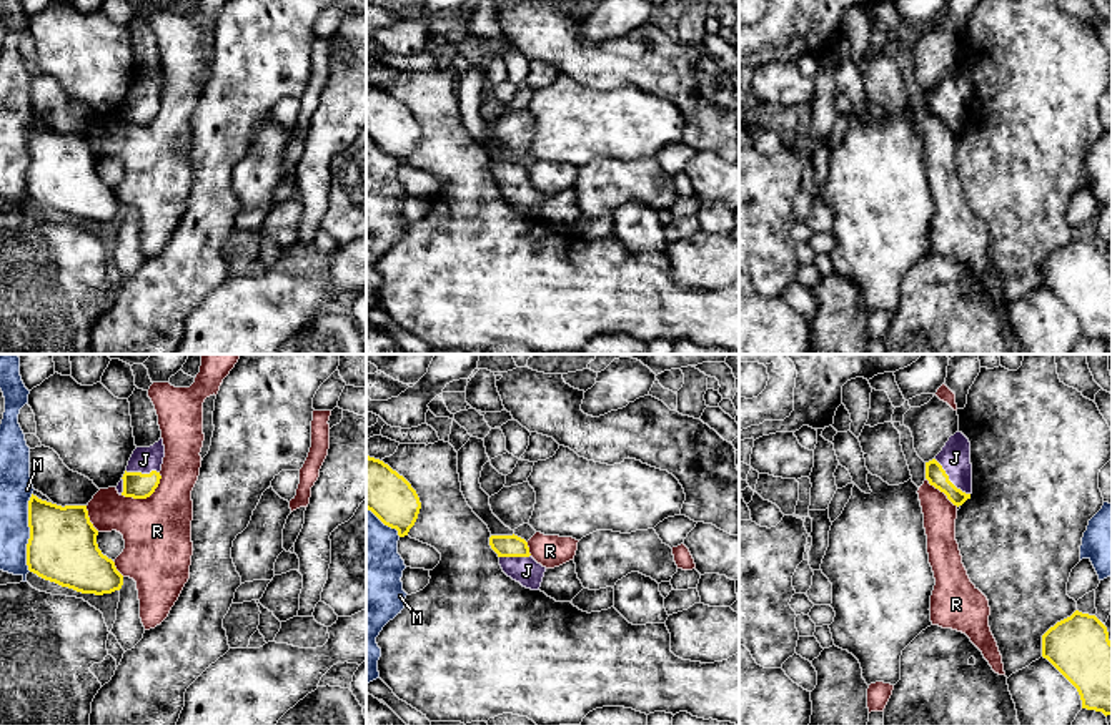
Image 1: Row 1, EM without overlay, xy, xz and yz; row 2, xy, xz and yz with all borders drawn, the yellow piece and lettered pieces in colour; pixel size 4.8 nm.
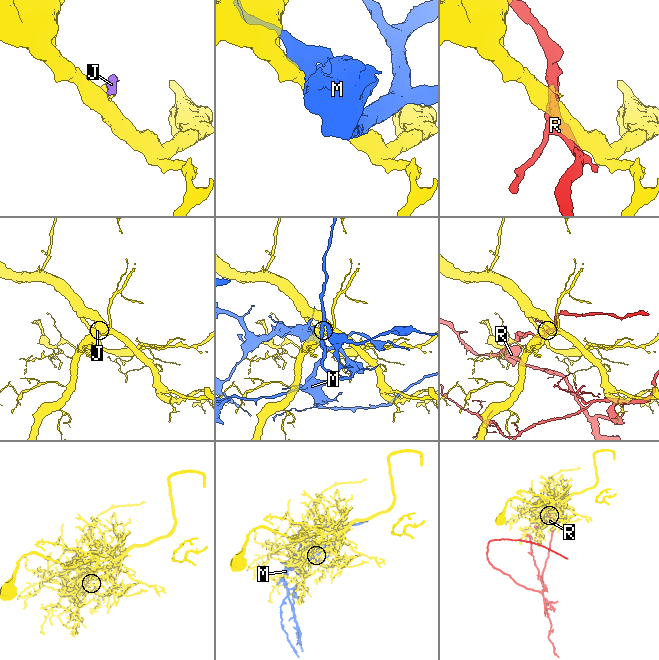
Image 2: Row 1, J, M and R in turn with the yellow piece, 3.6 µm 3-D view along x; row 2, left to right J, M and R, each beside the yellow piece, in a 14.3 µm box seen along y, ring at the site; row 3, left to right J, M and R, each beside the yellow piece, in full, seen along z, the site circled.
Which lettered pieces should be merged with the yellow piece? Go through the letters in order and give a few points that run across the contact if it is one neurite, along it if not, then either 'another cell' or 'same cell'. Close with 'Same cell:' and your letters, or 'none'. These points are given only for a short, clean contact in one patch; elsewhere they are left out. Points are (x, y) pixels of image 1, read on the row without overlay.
J: yz (934, 100), (941, 100), (948, 107), (954, 85) | same cell
M: another cell
R: another cell
Same cell: J

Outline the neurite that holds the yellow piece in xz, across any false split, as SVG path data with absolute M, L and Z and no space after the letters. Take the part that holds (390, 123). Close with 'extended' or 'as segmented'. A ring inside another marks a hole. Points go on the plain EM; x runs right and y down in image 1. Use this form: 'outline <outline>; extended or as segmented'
outline M366 83L366 136L405 165L418 146L421 130L403 103L383 88Z; as segmented

